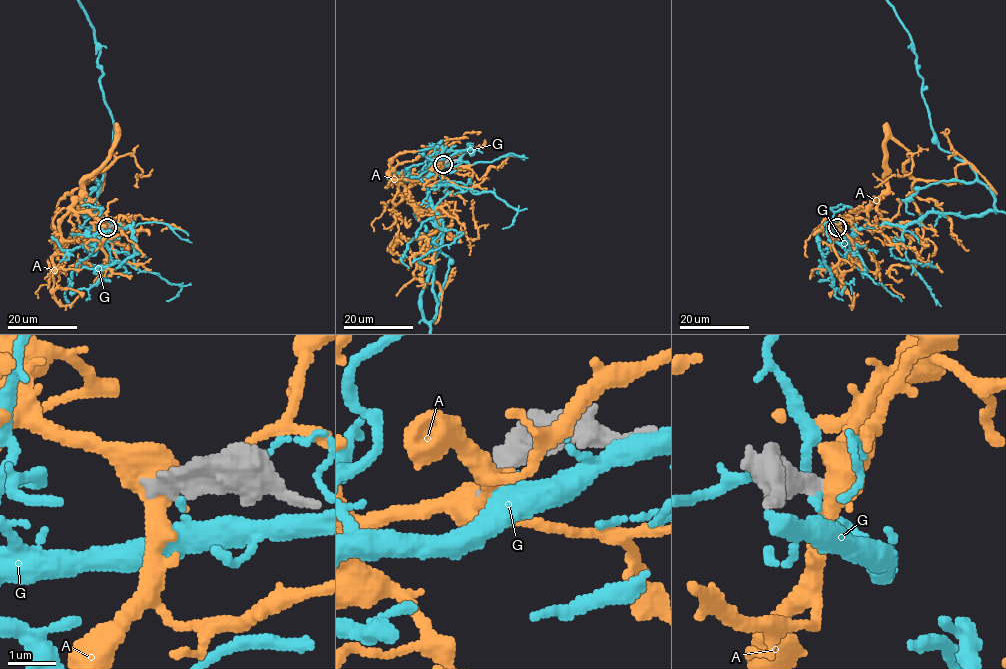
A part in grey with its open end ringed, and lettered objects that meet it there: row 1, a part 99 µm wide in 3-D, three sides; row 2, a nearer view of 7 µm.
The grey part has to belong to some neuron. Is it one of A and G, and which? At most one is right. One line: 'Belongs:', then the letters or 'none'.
Belongs: none

